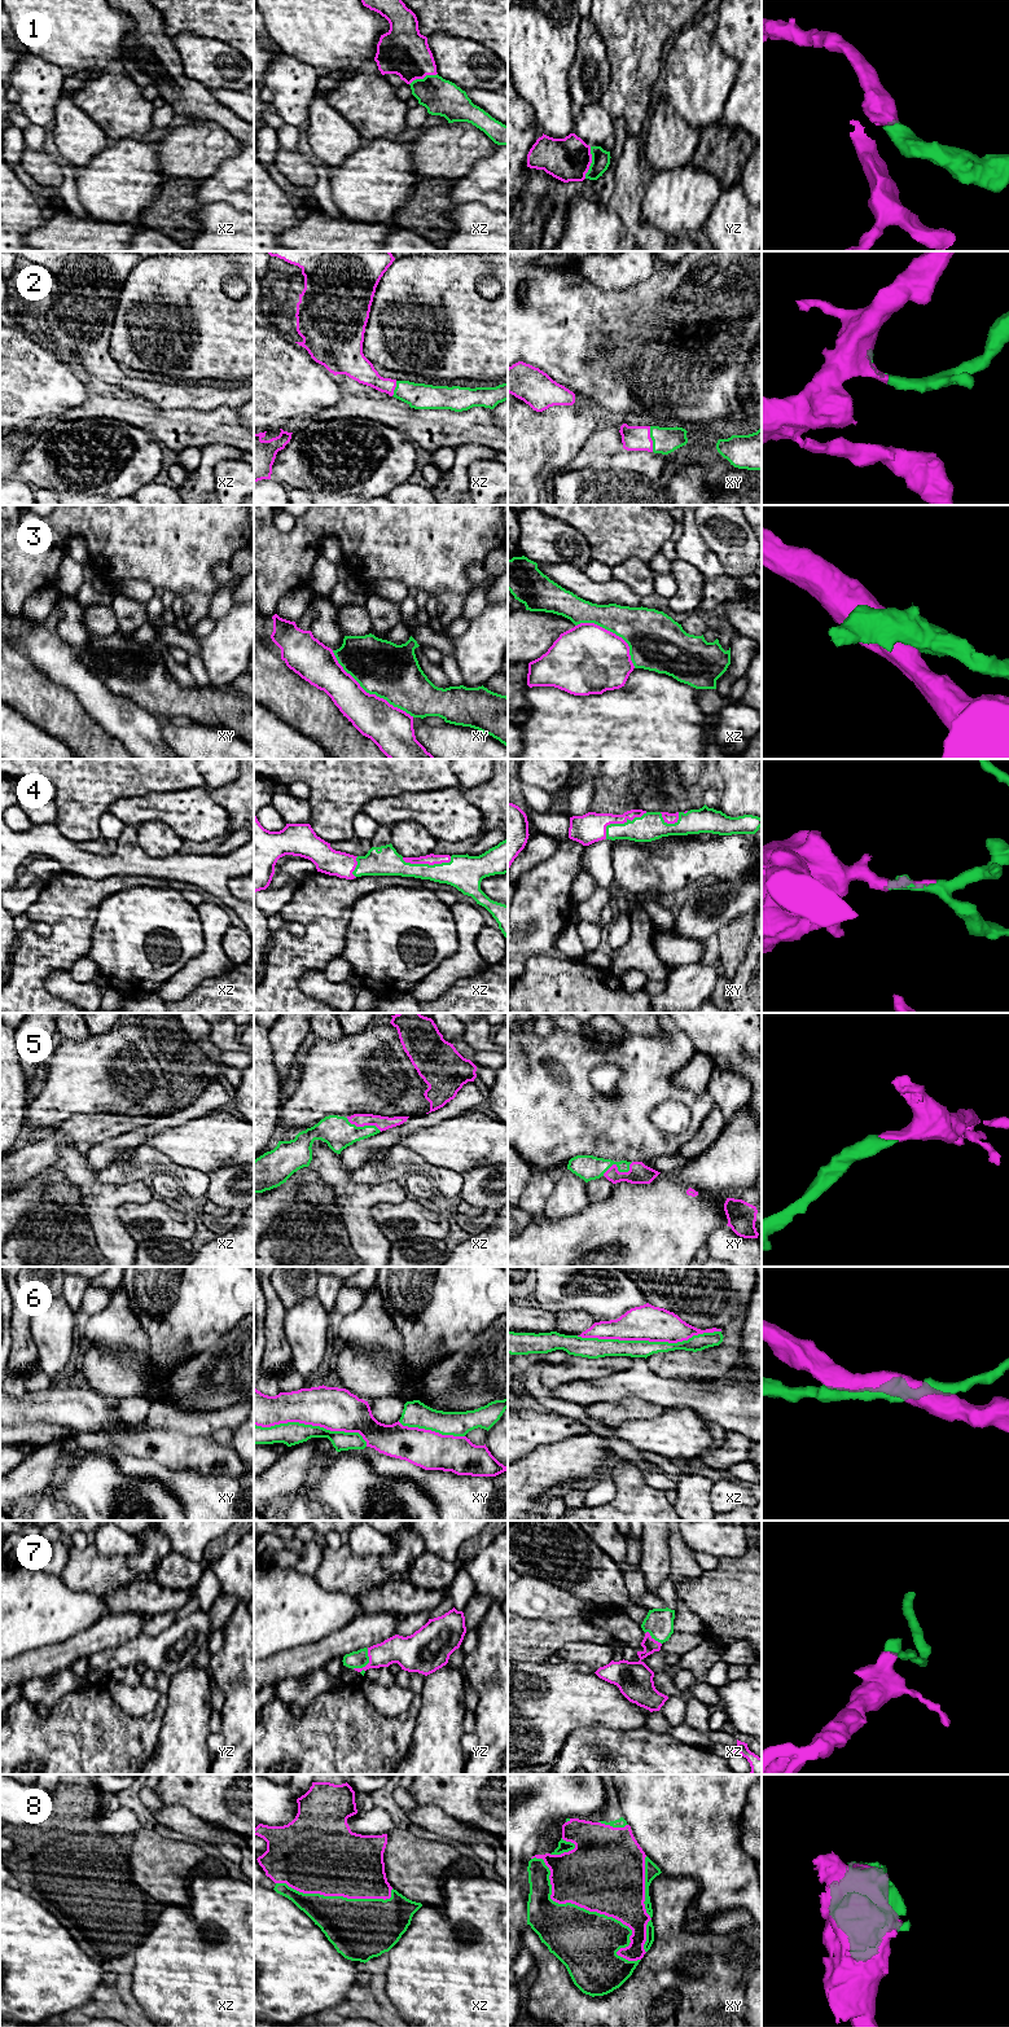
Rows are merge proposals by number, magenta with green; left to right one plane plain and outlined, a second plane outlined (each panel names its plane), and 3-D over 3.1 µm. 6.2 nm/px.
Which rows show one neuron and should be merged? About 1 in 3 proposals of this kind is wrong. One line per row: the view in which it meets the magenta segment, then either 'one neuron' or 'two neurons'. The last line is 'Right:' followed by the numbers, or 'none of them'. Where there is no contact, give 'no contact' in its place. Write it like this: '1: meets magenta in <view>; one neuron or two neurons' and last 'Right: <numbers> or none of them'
1: meets magenta in yz; one neuron
2: meets magenta in xy; one neuron
3: meets magenta in xy; two neurons
4: meets magenta in xy; one neuron
5: meets magenta in xy; one neuron
6: meets magenta in xz; two neurons
7: meets magenta in yz; one neuron
8: meets magenta in xy; one neuron
Right: 1, 2, 4, 5, 7, 8

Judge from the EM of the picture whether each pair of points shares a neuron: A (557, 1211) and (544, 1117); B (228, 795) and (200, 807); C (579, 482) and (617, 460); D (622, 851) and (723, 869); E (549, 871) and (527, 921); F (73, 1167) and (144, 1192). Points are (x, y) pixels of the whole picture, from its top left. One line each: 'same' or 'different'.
A: different
B: different
C: different
D: same
E: same
F: same

